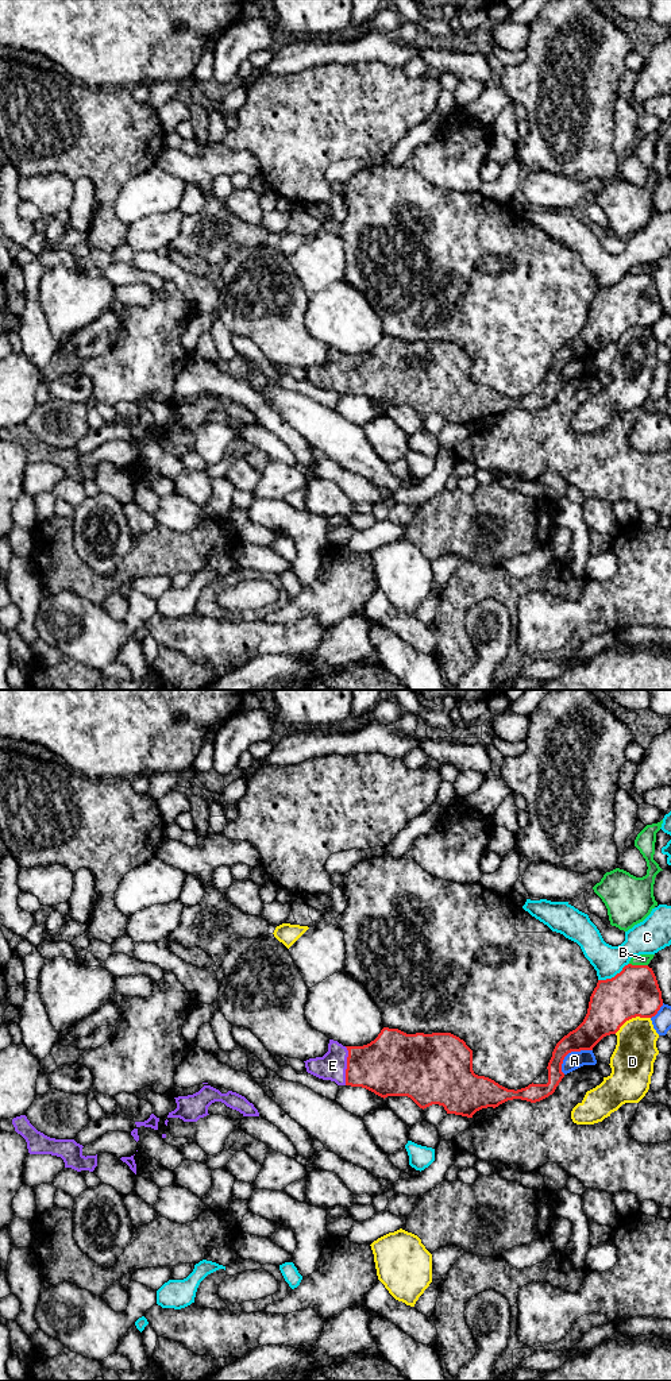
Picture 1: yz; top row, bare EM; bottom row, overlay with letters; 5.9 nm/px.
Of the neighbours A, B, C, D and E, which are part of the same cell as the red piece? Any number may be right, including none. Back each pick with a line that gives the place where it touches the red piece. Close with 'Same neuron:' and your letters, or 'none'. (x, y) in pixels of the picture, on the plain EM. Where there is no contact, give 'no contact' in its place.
E: yz (347, 374)
Same neuron: E

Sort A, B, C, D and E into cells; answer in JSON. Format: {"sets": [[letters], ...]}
{"sets": [["A"], ["B"], ["C"], ["D"], ["E"]]}

